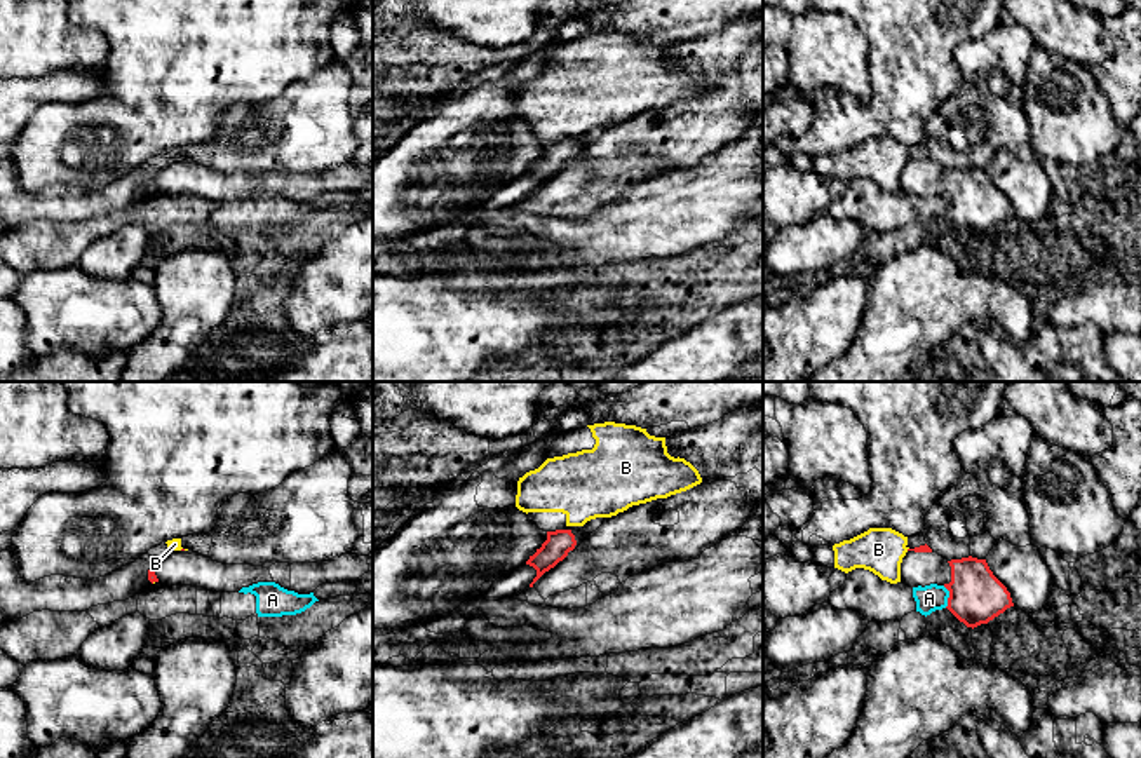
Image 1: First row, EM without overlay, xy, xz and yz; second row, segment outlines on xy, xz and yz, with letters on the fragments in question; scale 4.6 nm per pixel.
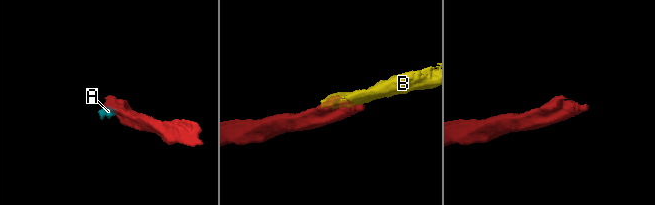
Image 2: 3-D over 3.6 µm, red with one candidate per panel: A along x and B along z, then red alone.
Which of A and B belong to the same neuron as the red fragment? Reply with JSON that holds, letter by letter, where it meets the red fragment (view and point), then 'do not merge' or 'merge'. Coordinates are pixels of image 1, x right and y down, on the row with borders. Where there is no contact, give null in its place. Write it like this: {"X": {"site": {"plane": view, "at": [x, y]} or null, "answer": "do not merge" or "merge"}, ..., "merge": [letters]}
{"A": {"site": {"plane": "yz", "at": [950, 596]}, "answer": "do not merge"}, "B": {"site": null, "answer": "do not merge"}, "merge": []}

